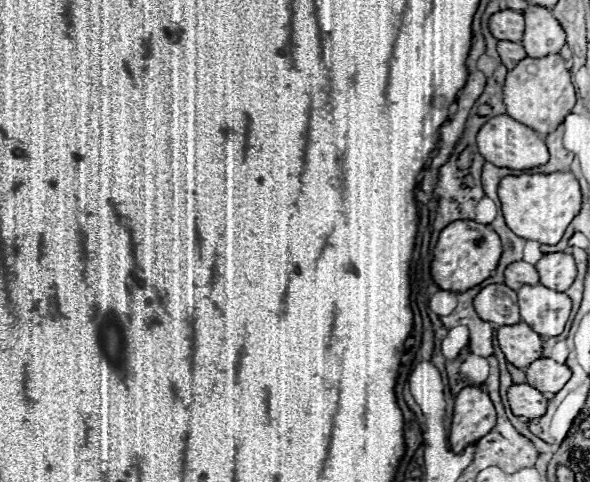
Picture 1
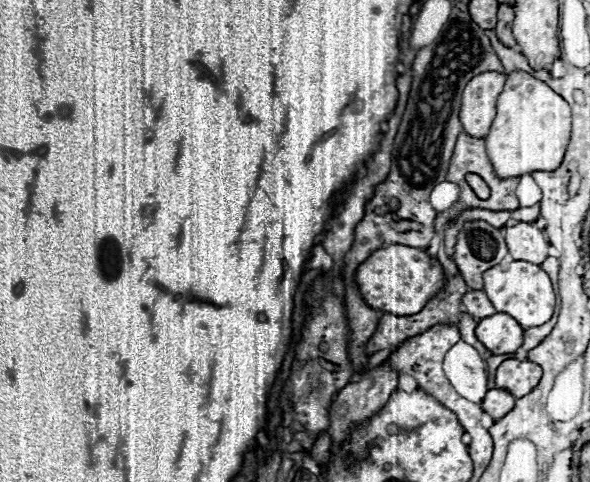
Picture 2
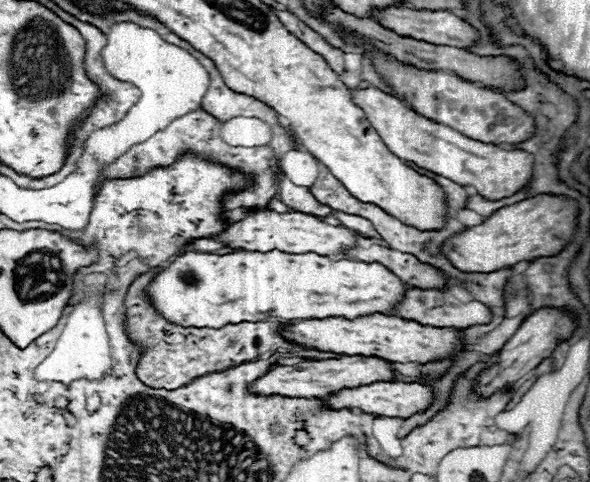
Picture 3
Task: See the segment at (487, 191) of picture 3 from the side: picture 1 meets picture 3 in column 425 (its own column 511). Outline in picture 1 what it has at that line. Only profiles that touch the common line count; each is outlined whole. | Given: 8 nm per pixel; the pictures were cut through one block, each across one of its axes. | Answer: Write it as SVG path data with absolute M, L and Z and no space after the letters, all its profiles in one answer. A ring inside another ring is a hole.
M500 114L490 118L478 132L478 150L480 154L500 168L512 168L512 170L528 170L536 168L544 162L548 162L548 148L544 140L528 126L520 124L518 120L512 120L508 114Z

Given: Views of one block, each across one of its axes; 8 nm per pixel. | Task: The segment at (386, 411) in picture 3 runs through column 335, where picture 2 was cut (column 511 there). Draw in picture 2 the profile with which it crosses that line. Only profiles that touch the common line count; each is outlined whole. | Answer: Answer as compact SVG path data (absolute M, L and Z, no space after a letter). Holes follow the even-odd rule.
M492 388L486 392L486 396L482 400L482 410L486 414L490 414L494 420L500 420L502 416L506 416L514 408L514 400L516 398L508 390Z

